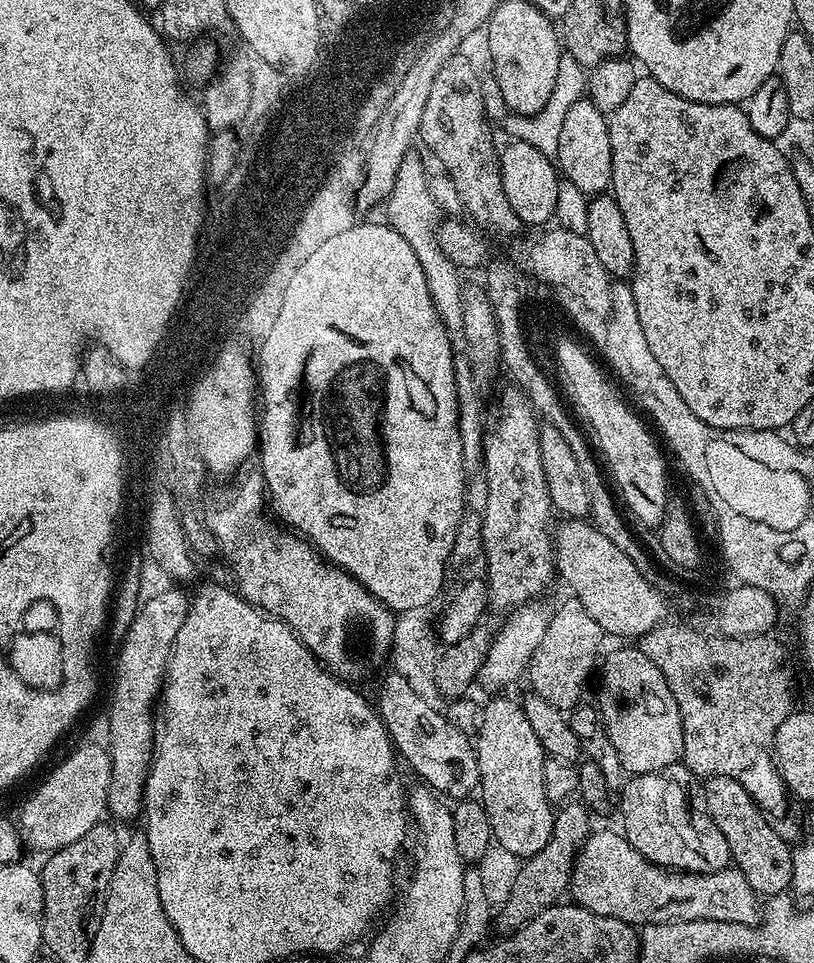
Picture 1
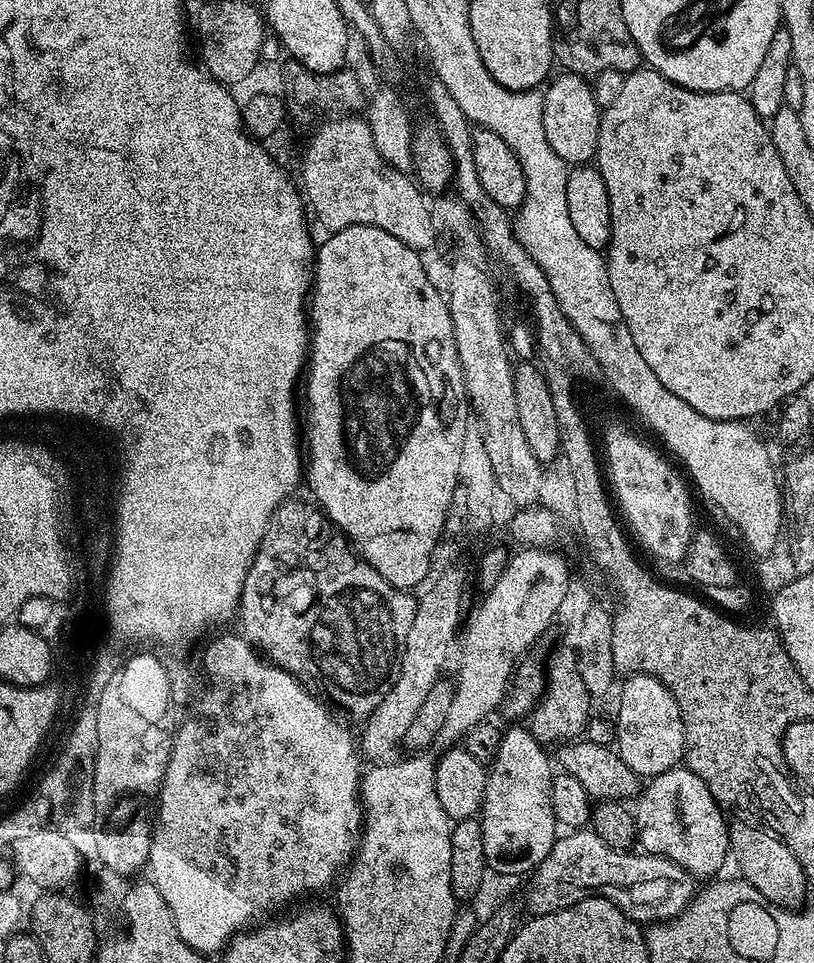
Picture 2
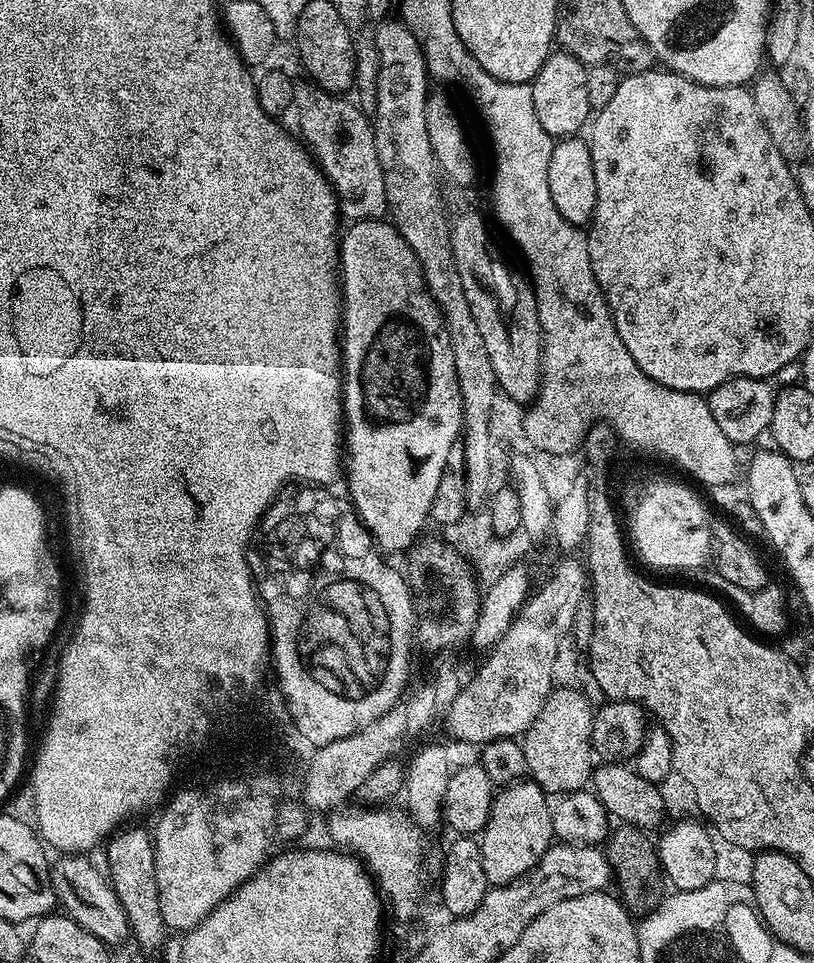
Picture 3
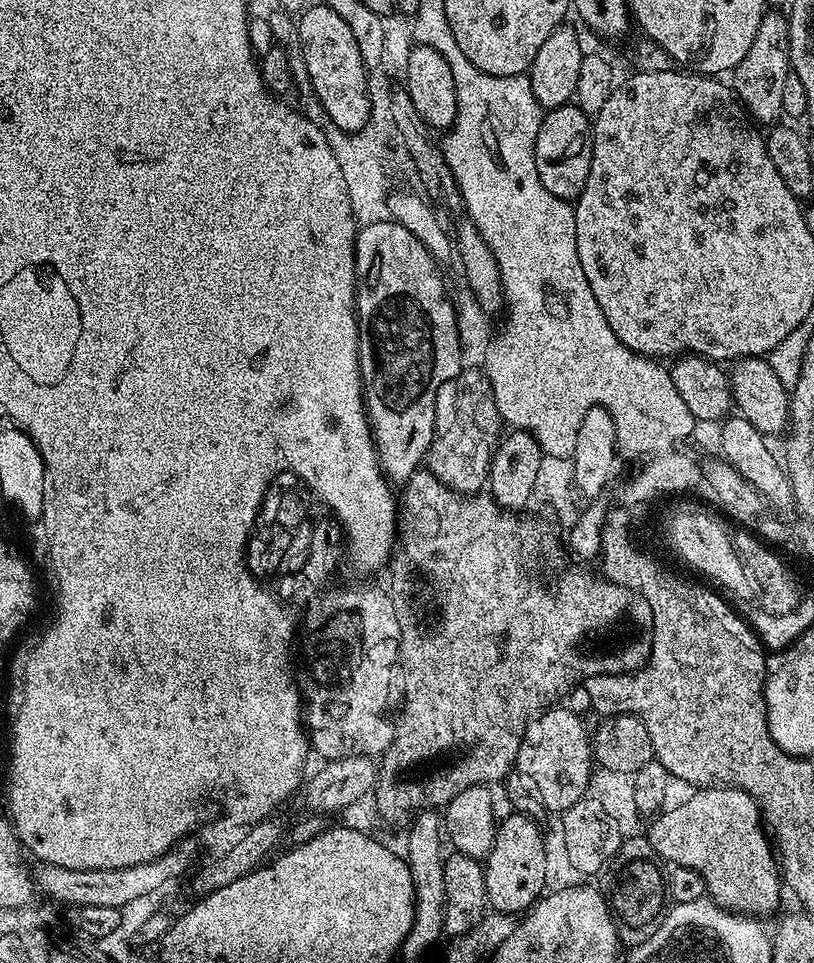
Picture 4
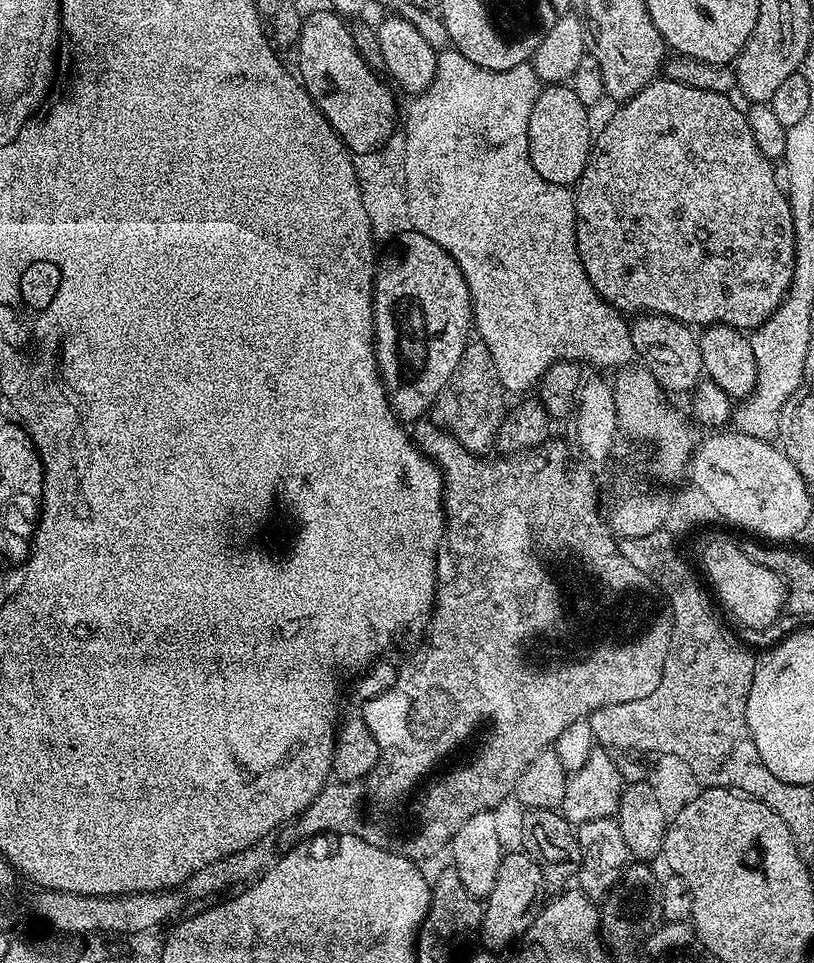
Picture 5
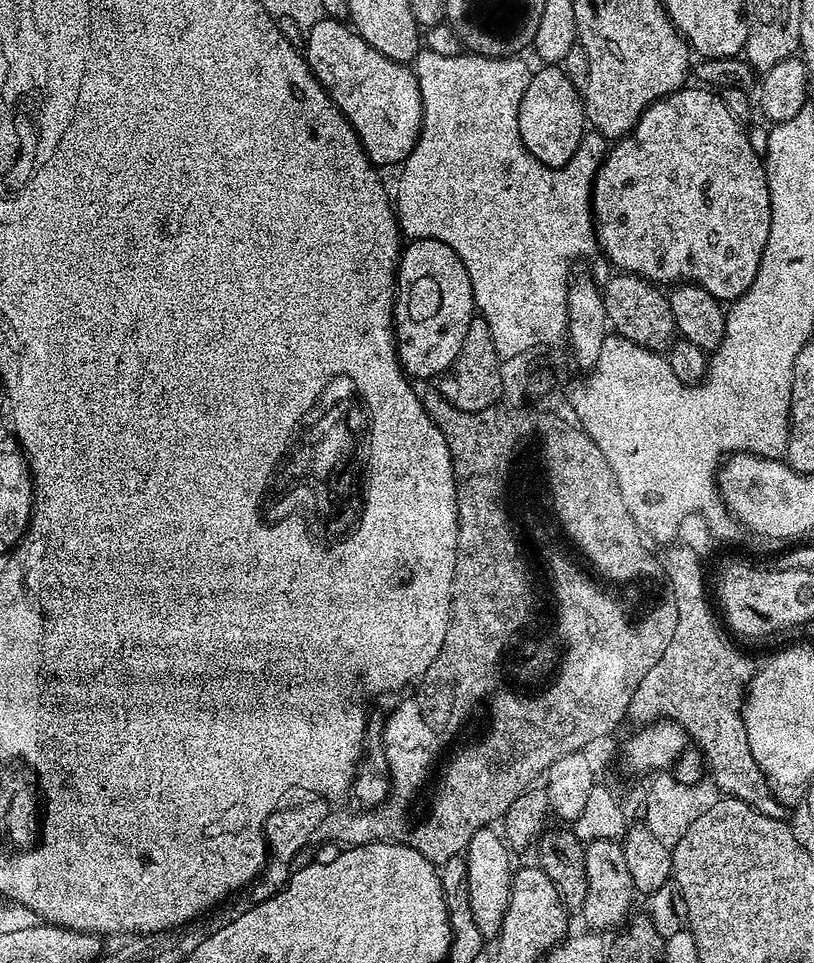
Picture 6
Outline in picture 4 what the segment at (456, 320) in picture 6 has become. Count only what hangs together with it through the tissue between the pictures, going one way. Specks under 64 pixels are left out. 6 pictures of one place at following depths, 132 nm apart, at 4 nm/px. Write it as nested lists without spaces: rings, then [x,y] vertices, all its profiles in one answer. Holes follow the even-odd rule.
[[[393,219],[363,225],[356,233],[356,319],[360,325],[360,382],[364,390],[364,407],[368,410],[368,422],[372,425],[372,438],[376,441],[376,452],[380,455],[380,466],[384,469],[384,474],[389,481],[407,482],[421,471],[422,465],[425,463],[432,445],[432,437],[436,434],[438,390],[451,385],[452,381],[460,375],[462,357],[458,326],[456,325],[456,305],[450,295],[445,273],[437,264],[436,259],[426,250],[426,246],[422,246],[422,242],[418,242],[418,238],[414,238],[414,234],[410,230],[406,230],[406,226],[396,223]]]

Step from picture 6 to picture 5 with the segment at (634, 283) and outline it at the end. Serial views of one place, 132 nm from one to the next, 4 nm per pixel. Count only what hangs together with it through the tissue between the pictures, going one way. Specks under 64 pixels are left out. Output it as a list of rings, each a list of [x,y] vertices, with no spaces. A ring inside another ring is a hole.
[[[657,312],[637,315],[630,327],[633,353],[638,357],[639,363],[659,382],[665,393],[691,393],[704,376],[697,333],[682,321],[660,316]]]

